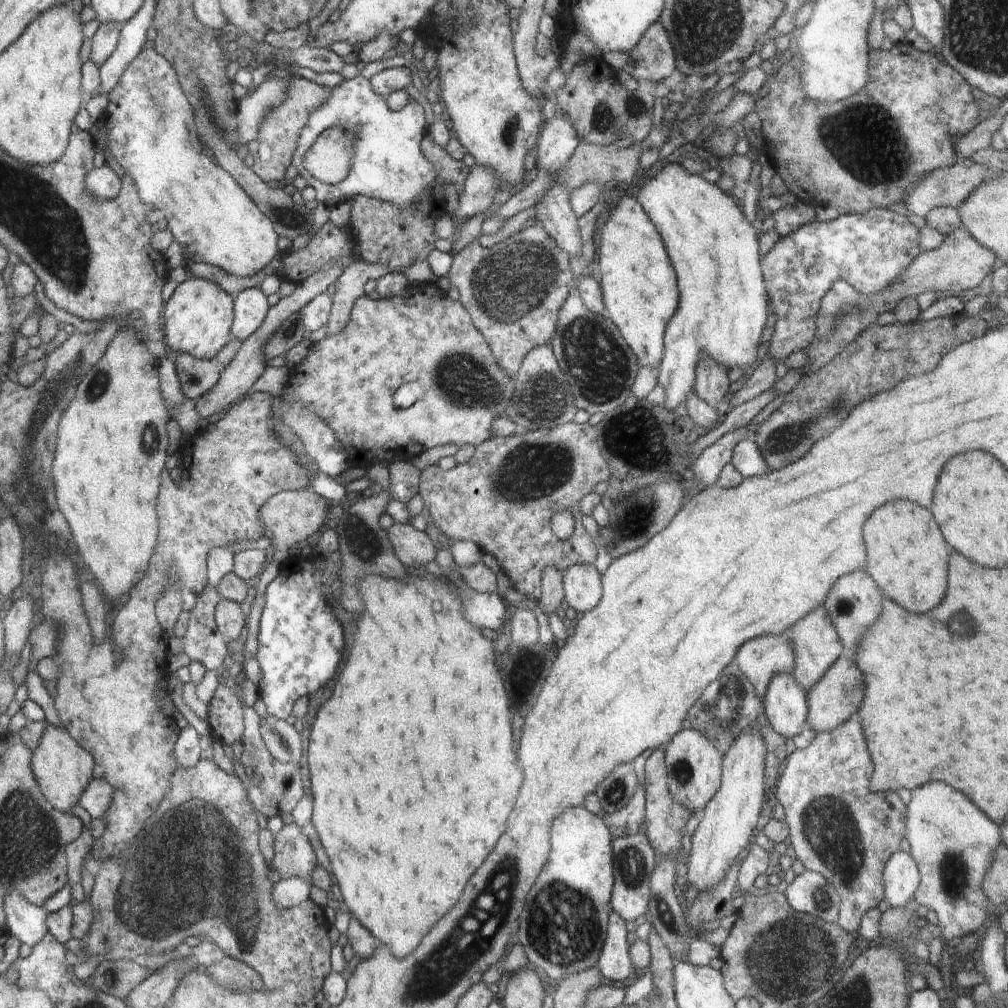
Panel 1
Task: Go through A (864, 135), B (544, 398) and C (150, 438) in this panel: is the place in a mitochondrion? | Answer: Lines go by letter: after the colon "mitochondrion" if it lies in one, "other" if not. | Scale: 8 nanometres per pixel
A: mitochondrion
B: mitochondrion
C: mitochondrion

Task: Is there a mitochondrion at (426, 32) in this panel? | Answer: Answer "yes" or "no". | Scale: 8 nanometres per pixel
no

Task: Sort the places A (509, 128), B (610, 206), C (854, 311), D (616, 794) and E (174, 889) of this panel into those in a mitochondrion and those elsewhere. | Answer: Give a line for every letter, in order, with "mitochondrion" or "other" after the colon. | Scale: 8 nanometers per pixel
A: mitochondrion
B: other
C: mitochondrion
D: mitochondrion
E: mitochondrion

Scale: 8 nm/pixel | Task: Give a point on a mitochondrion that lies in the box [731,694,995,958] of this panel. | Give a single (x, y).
(832, 829)

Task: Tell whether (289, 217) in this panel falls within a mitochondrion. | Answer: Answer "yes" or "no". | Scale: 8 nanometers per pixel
yes

